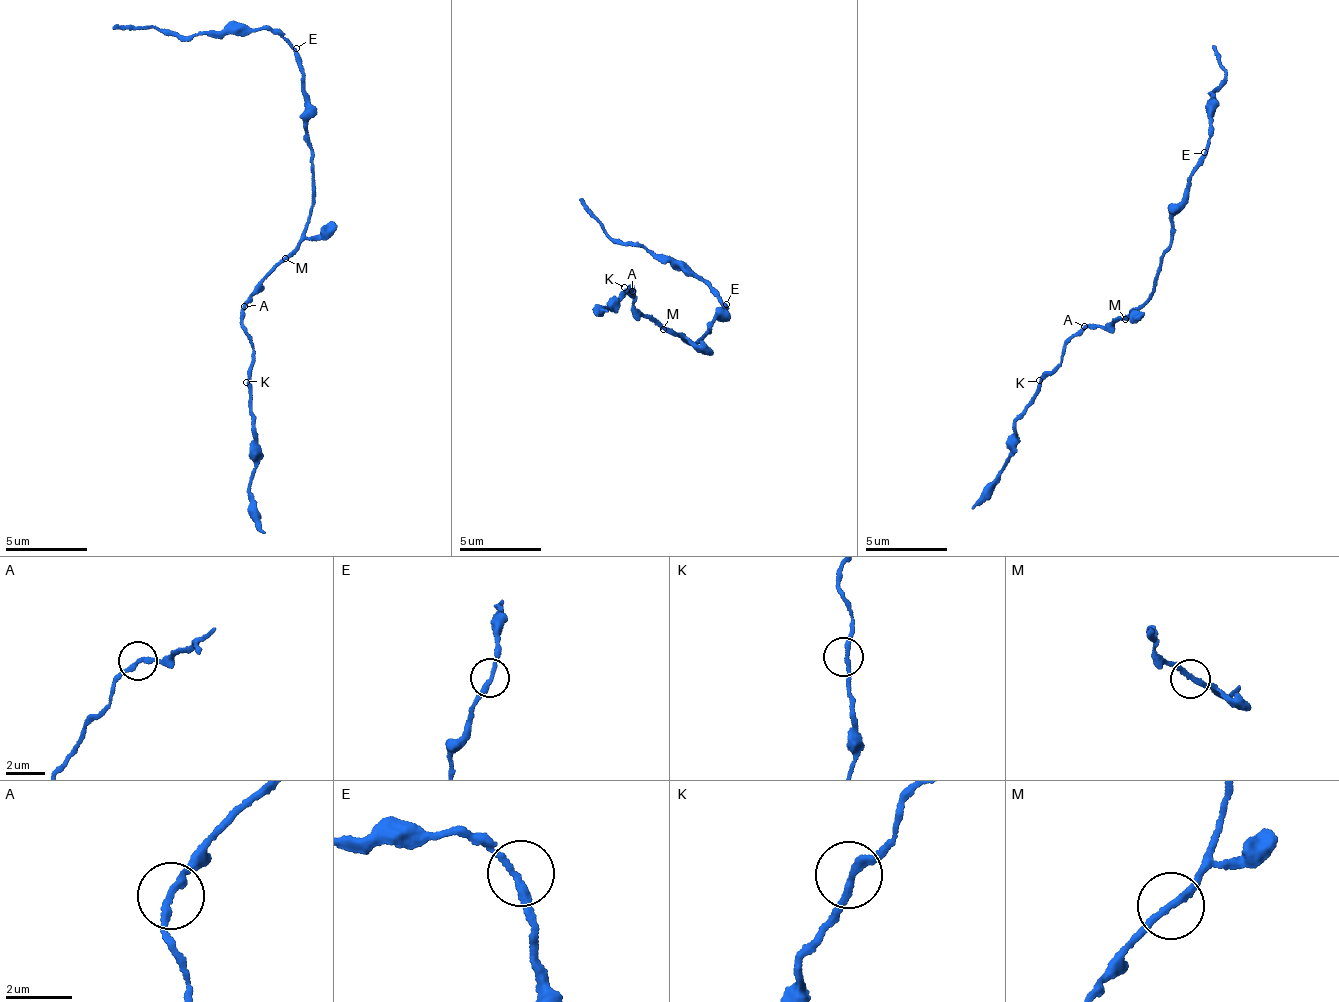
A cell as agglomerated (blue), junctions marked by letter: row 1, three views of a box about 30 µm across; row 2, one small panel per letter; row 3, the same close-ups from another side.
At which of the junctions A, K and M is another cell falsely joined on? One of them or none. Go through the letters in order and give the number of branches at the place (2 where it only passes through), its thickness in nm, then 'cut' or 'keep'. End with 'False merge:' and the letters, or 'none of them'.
A: 2 branches meet; 200 nm thick; keep
K: 2 branches meet; 220 nm thick; keep
M: 2 branches meet; 220 nm thick; keep
False merge: none of them

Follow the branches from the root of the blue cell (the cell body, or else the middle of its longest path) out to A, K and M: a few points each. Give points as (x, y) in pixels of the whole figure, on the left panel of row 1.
A: (314, 204), (302, 241), (273, 269), (244, 306)
K: (314, 204), (302, 241), (248, 299), (241, 320), (252, 345), (252, 360), (246, 382)
M: (314, 204), (304, 239), (286, 258)

